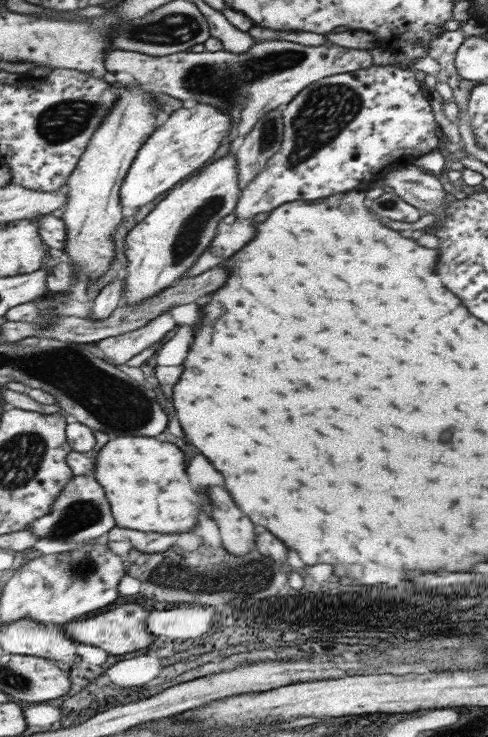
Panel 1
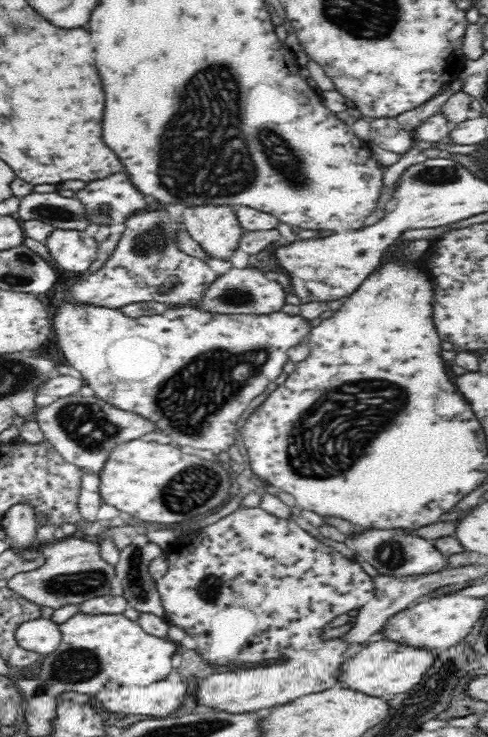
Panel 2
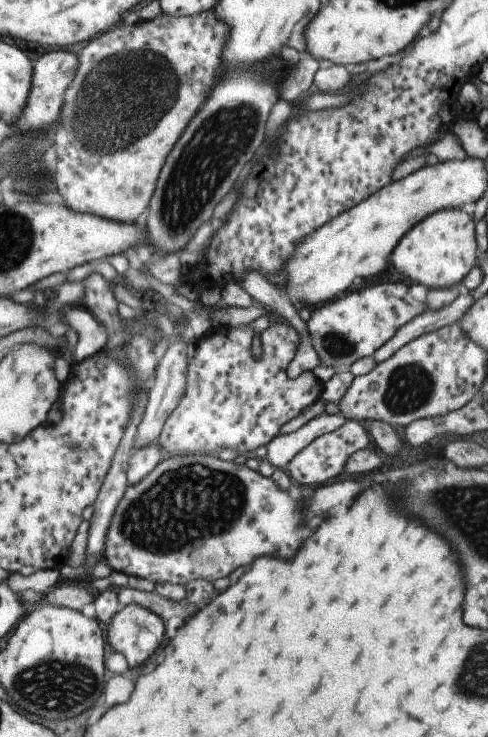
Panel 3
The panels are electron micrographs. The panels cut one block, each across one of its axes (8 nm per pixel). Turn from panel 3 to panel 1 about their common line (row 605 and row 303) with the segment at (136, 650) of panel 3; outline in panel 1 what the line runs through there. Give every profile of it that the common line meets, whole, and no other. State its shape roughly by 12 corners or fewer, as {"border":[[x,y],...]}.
{"border":[[234,149],[125,236],[122,302],[174,284],[235,208]]}

